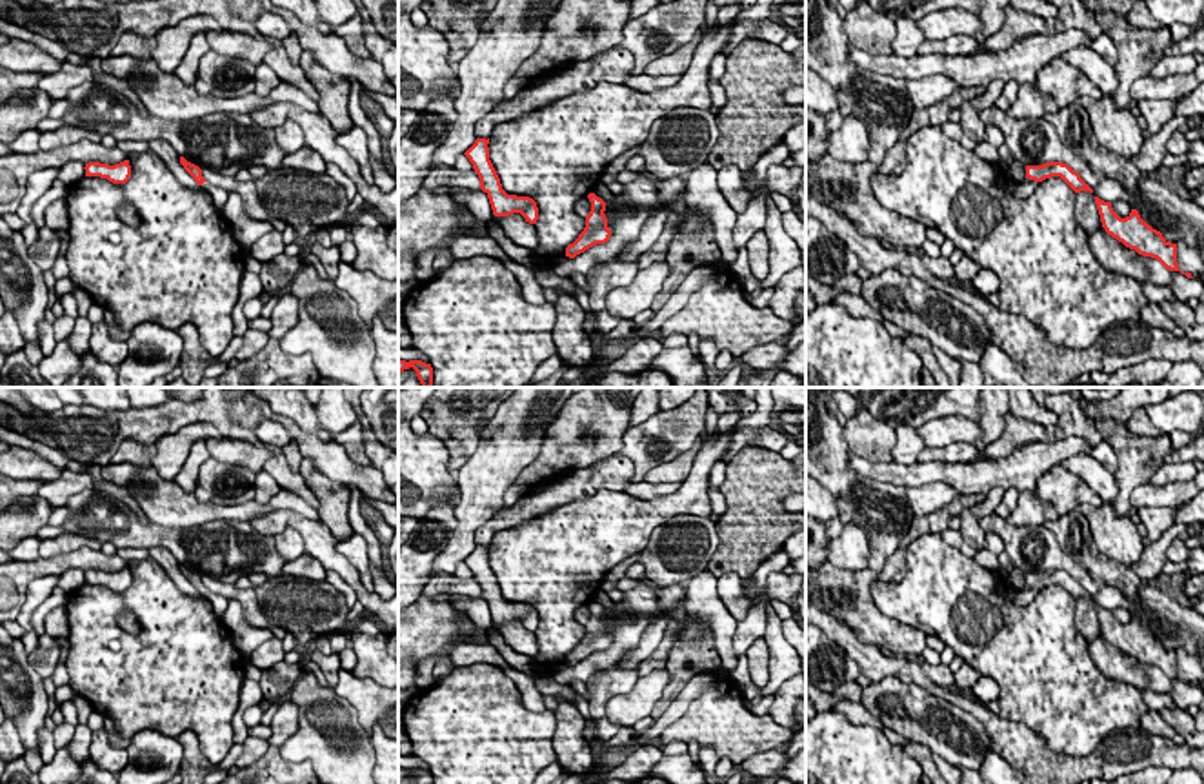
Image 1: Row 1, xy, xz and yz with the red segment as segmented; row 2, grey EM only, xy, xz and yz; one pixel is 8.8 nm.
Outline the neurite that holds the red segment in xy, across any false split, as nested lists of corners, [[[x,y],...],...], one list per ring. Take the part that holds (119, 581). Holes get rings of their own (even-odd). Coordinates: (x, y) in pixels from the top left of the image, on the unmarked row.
[[[124,568],[120,571],[109,573],[100,569],[89,569],[85,571],[85,584],[100,584],[107,586],[113,591],[125,591],[131,584],[131,573],[129,568]]]

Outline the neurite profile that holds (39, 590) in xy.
[[[40,577],[29,582],[25,598],[22,600],[16,622],[25,629],[33,631],[31,617],[35,609],[58,588],[58,577]]]

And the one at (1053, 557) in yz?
[[[997,513],[991,515],[991,524],[1015,568],[1026,573],[1042,573],[1046,569],[1068,571],[1091,597],[1104,586],[1102,580],[1093,578],[1073,557],[1060,549],[1048,528],[1015,526]]]

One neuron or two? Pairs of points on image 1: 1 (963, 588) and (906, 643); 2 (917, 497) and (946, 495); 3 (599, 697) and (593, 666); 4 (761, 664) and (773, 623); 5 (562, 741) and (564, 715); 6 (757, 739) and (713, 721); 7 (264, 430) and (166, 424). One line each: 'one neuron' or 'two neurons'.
1: two neurons
2: one neuron
3: two neurons
4: two neurons
5: one neuron
6: one neuron
7: two neurons

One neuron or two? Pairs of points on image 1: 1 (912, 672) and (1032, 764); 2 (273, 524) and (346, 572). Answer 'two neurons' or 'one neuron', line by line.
1: one neuron
2: one neuron

